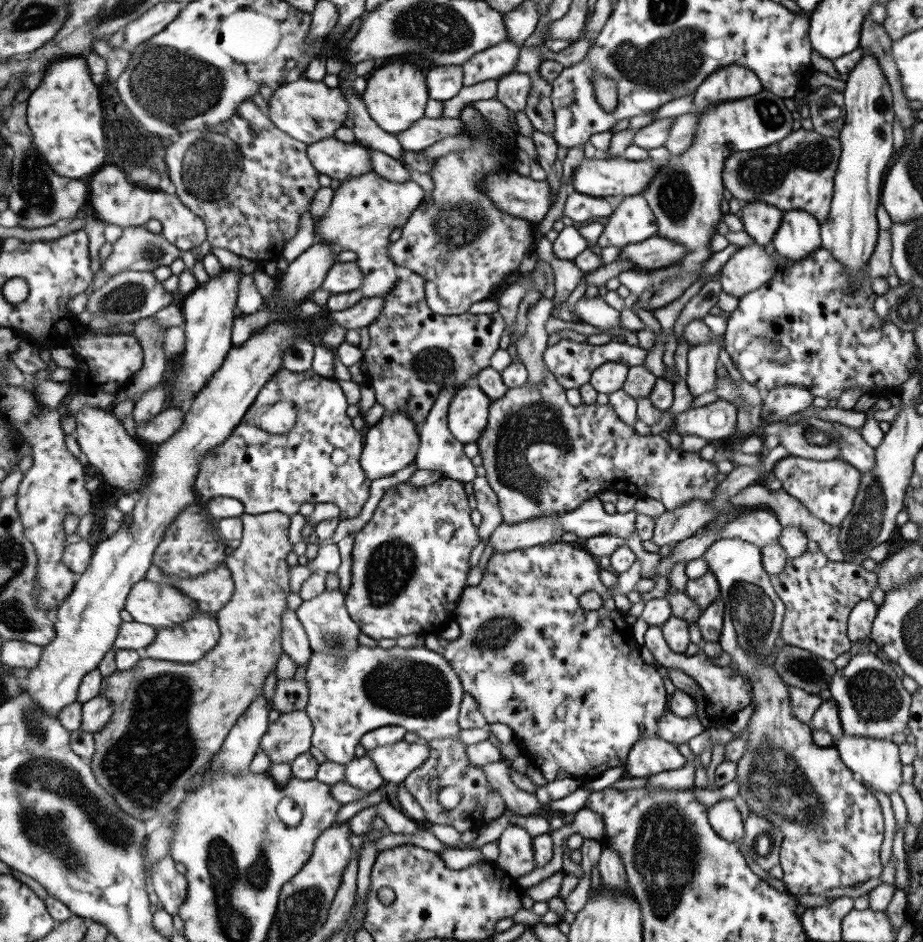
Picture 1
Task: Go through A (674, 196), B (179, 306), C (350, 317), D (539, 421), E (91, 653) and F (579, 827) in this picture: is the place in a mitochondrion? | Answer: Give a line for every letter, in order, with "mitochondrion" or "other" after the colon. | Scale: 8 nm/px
A: mitochondrion
B: other
C: other
D: mitochondrion
E: other
F: other

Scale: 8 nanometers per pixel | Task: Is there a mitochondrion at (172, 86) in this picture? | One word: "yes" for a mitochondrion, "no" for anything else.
yes

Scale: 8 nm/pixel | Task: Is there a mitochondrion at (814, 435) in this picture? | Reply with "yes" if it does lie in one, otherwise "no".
yes

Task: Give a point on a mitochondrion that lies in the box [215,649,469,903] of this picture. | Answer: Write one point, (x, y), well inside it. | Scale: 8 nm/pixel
(406, 687)

